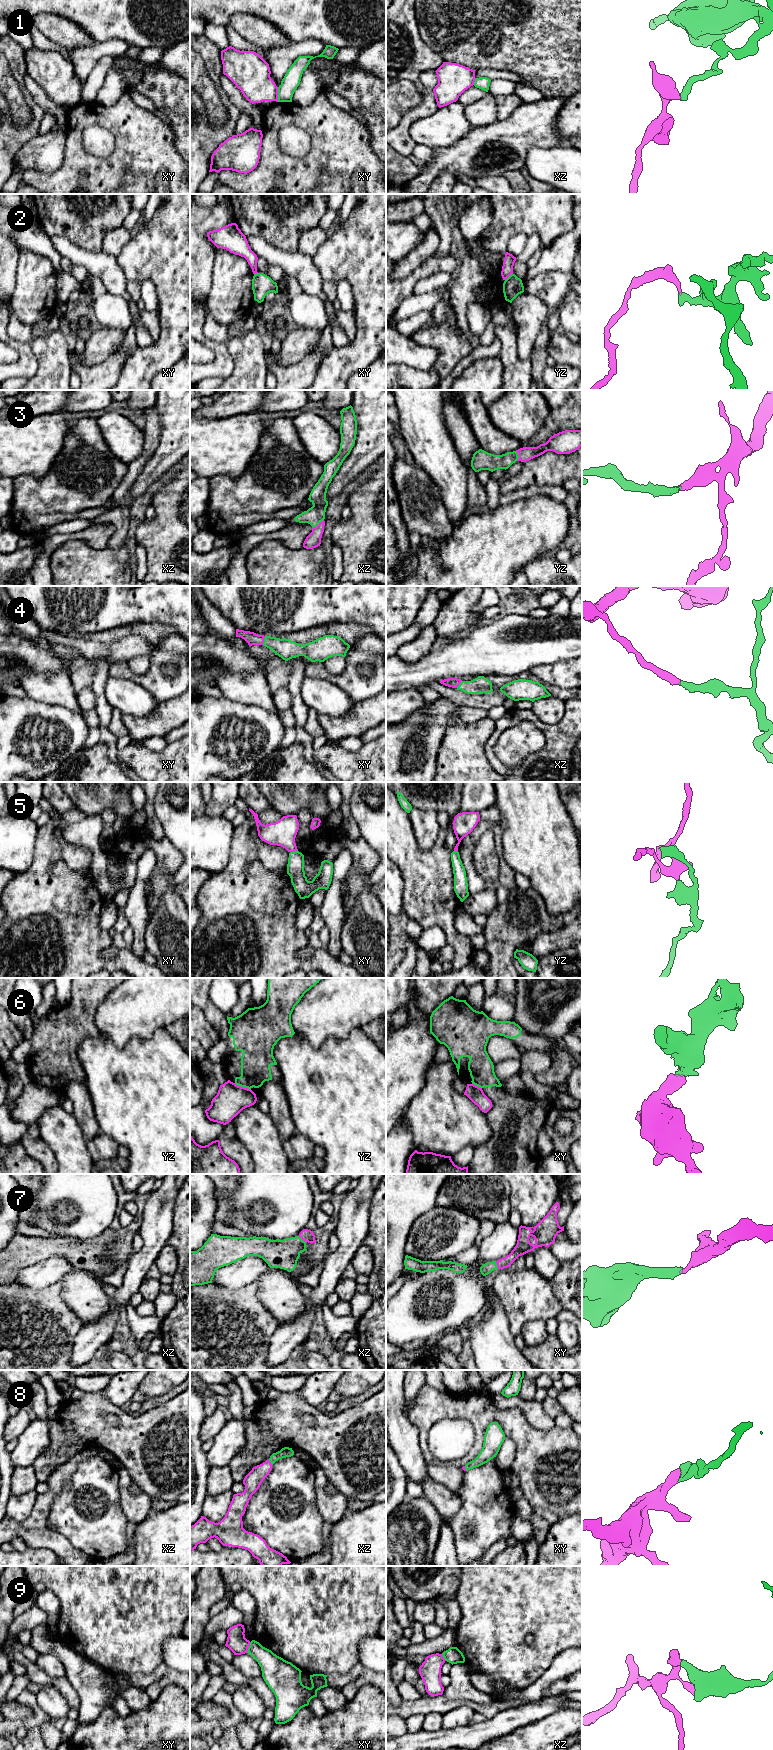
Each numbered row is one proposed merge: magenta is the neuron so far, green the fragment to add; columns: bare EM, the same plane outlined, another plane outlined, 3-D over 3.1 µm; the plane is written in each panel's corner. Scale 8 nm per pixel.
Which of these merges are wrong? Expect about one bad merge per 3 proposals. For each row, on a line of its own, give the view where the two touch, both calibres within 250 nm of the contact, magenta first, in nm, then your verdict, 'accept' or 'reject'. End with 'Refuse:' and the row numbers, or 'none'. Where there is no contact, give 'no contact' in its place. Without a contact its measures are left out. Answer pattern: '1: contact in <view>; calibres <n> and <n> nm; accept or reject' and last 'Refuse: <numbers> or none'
1: contact in xy; calibres 280 and 140 nm; reject
2: contact in yz; calibres 100 and 160 nm; reject
3: contact in xz; calibres 120 and 140 nm; accept
4: contact in xy; calibres 100 and 160 nm; accept
5: contact in xy; calibres 220 and 140 nm; accept
6: contact in yz; calibres 240 and 240 nm; reject
7: contact in xz; calibres 100 and 240 nm; accept
8: contact in xz; calibres 140 and 80 nm; accept
9: contact in xy; calibres 160 and 190 nm; accept
Refuse: 1, 2, 6

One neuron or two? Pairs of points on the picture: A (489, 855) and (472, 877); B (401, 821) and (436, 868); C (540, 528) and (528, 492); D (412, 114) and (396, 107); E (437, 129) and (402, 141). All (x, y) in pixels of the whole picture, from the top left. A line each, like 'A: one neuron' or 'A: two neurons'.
A: two neurons
B: one neuron
C: two neurons
D: two neurons
E: two neurons

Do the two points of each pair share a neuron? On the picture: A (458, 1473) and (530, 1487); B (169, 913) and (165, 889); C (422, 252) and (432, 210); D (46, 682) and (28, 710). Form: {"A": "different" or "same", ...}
{"A": "different", "B": "same", "C": "different", "D": "different"}

